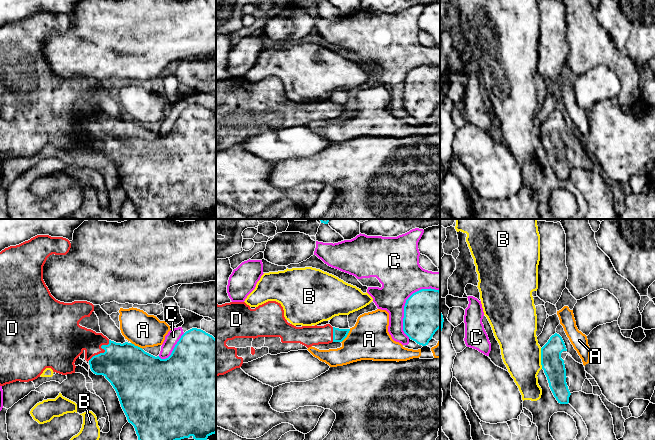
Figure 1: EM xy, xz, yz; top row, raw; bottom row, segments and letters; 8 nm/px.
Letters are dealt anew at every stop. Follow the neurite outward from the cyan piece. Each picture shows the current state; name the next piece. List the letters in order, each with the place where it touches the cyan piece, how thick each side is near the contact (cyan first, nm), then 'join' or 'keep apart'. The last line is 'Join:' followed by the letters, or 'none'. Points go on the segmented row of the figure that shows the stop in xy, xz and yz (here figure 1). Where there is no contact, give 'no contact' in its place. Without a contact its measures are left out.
A: xz (346, 336) | 100/320 nm | keep apart
B: yz (541, 358) | 180/320 nm | keep apart
C: xz (405, 303) | 340/340 nm | keep apart
D: xy (104, 352) | 380/200 nm | join
Join: D

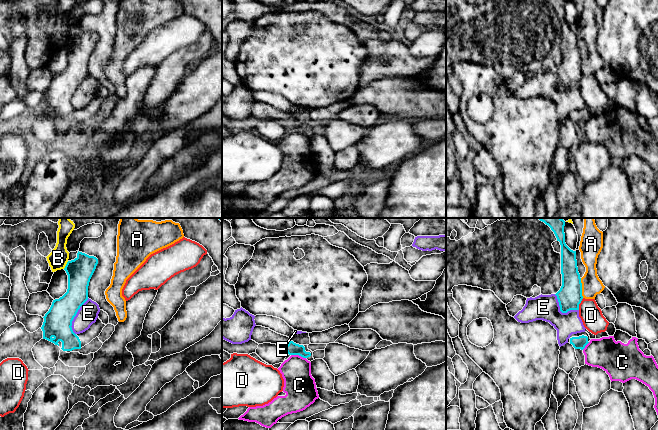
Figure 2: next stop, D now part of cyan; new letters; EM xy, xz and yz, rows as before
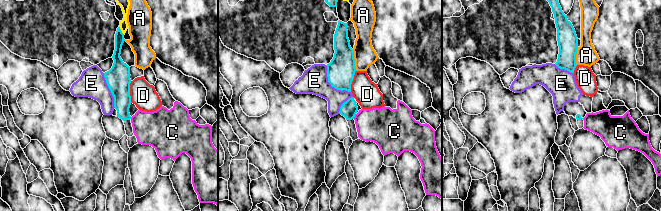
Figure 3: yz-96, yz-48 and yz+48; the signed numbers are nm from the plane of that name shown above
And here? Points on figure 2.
A: yz (581, 288) | 200/160 nm | keep apart
B: xy (66, 265) | 200/160 nm | keep apart
C: xz (298, 354) | 100/260 nm | keep apart
D: yz (579, 303) | 200/180 nm | keep apart
E: xy (75, 315) | 220/160 nm | keep apart
Join: none

